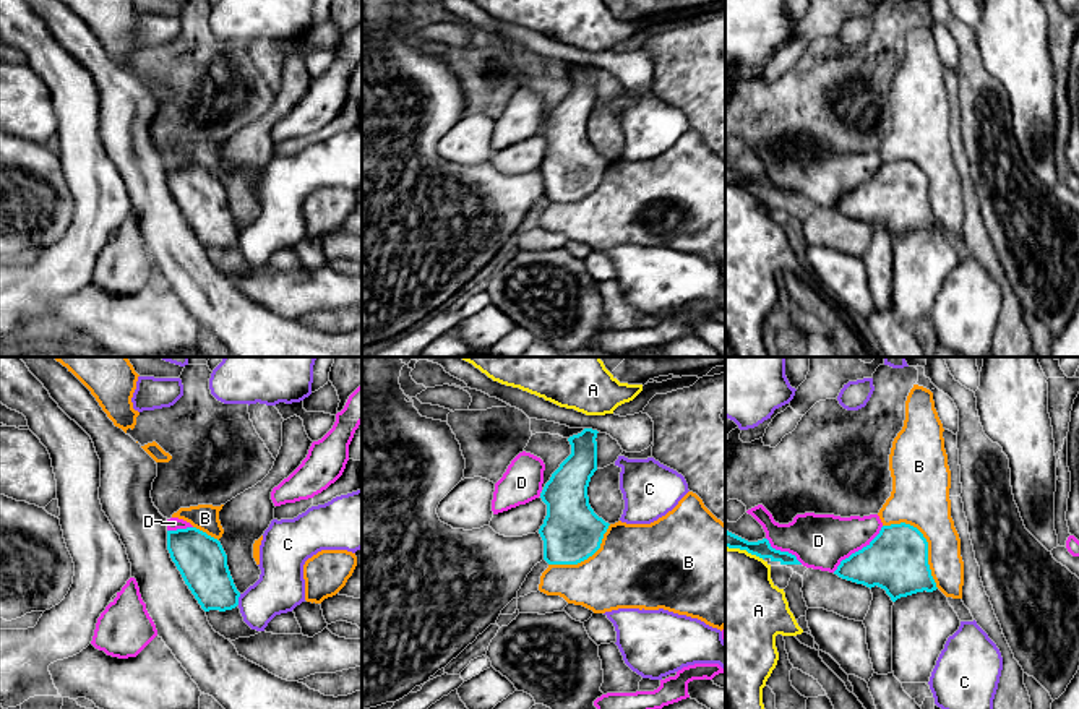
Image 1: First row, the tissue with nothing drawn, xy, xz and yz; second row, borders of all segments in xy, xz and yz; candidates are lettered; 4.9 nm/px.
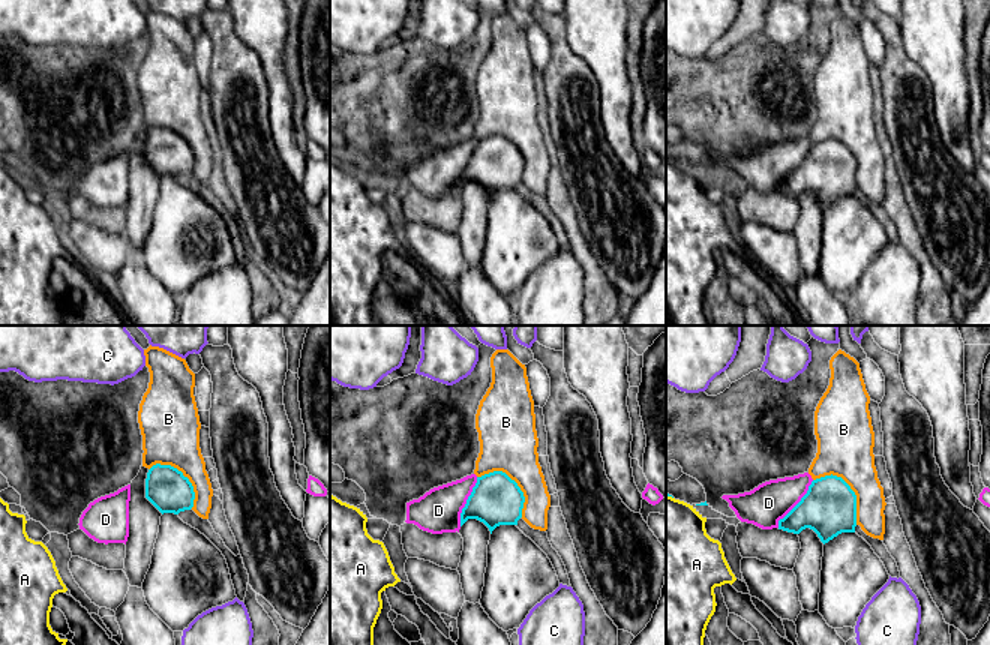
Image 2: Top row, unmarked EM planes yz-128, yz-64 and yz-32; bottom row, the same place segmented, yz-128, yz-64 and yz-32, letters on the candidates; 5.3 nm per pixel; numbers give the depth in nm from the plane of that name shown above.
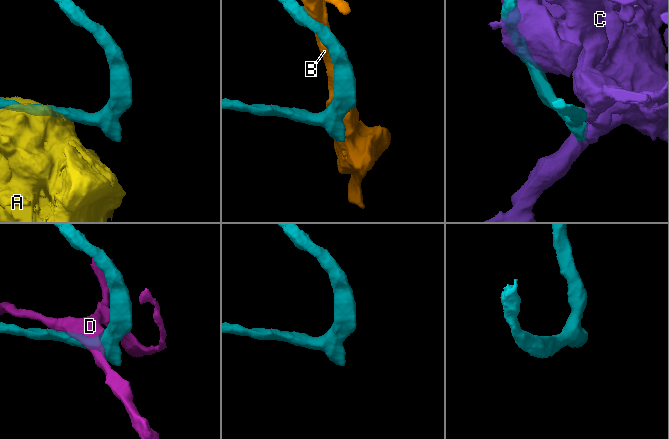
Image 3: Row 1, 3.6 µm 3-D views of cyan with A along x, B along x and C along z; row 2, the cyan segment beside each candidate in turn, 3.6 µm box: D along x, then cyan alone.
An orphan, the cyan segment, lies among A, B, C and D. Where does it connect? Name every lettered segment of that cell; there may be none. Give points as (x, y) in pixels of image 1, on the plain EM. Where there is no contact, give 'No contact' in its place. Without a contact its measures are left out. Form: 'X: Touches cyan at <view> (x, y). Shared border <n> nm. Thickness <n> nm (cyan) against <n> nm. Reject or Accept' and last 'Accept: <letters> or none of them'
A: Touches cyan at yz (745, 185). Shared border 200 nm. Thickness 90 nm (cyan) against 460 nm. Reject
B: Touches cyan at yz (927, 179). Shared border 420 nm. Thickness 320 nm (cyan) against 280 nm. Reject
C: Touches cyan at xy (237, 236). Shared border 60 nm. Thickness 240 nm (cyan) against 240 nm. Reject
D: Touches cyan at yz (859, 187). Shared border 340 nm. Thickness 320 nm (cyan) against 280 nm. Reject
Accept: none of them

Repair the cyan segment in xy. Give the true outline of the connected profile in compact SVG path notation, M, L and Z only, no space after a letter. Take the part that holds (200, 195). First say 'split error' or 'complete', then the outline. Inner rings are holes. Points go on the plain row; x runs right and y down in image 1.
split error; M26 0L26 3L44 21L58 44L91 73L101 96L99 136L102 148L127 185L131 214L138 219L157 273L172 287L200 328L213 333L234 357L362 357L362 326L334 334L310 326L303 320L282 316L242 294L229 276L213 266L206 250L209 247L232 247L239 242L240 234L221 178L196 164L167 165L167 154L159 149L151 135L153 118L157 114L156 97L140 79L114 62L91 28L67 3L62 0Z

